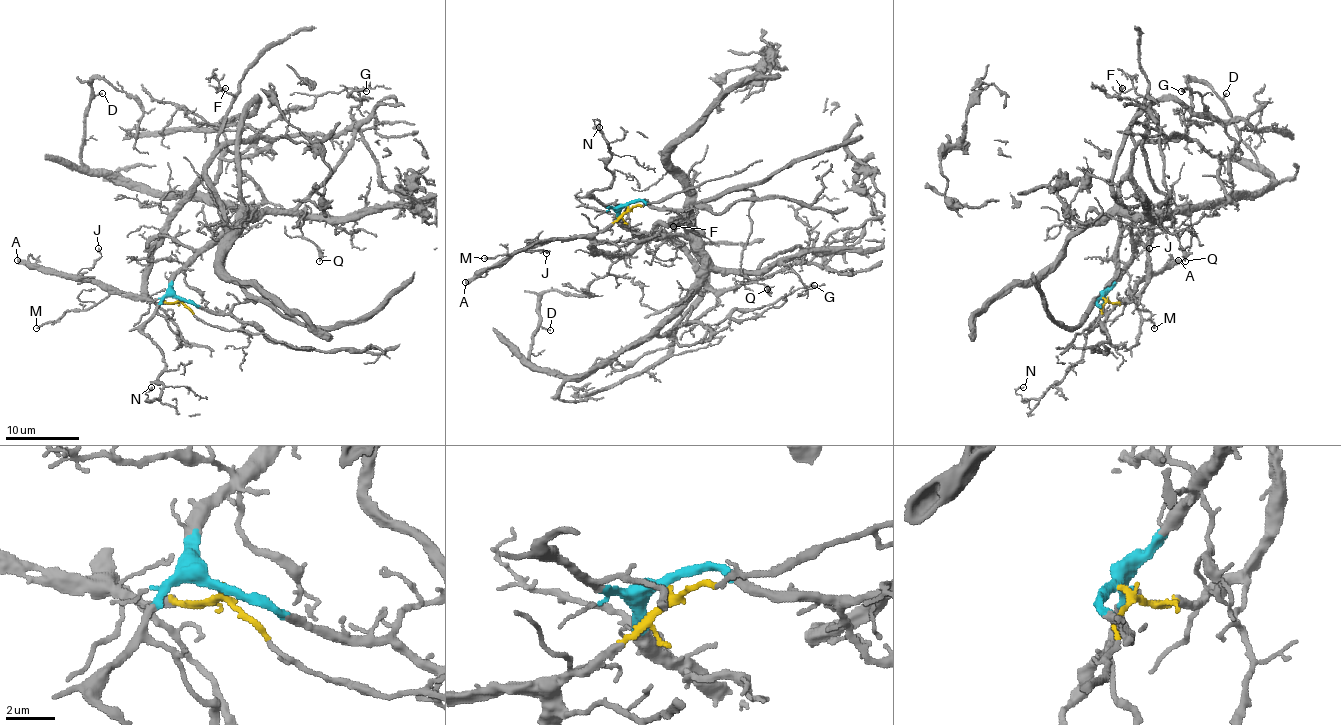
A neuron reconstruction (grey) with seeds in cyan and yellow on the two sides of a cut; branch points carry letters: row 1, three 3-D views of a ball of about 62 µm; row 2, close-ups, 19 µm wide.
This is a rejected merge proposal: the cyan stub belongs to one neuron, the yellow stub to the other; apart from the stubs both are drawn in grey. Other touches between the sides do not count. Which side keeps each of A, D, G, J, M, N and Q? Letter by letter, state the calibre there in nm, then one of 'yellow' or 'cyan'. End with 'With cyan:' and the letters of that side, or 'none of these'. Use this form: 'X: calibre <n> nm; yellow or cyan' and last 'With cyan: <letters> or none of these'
A: calibre 480 nm; yellow
D: calibre 140 nm; cyan
G: calibre 140 nm; cyan
J: calibre 150 nm; yellow
M: calibre 190 nm; yellow
N: calibre 90 nm; cyan
Q: calibre 260 nm; cyan
With cyan: D, G, N, Q

